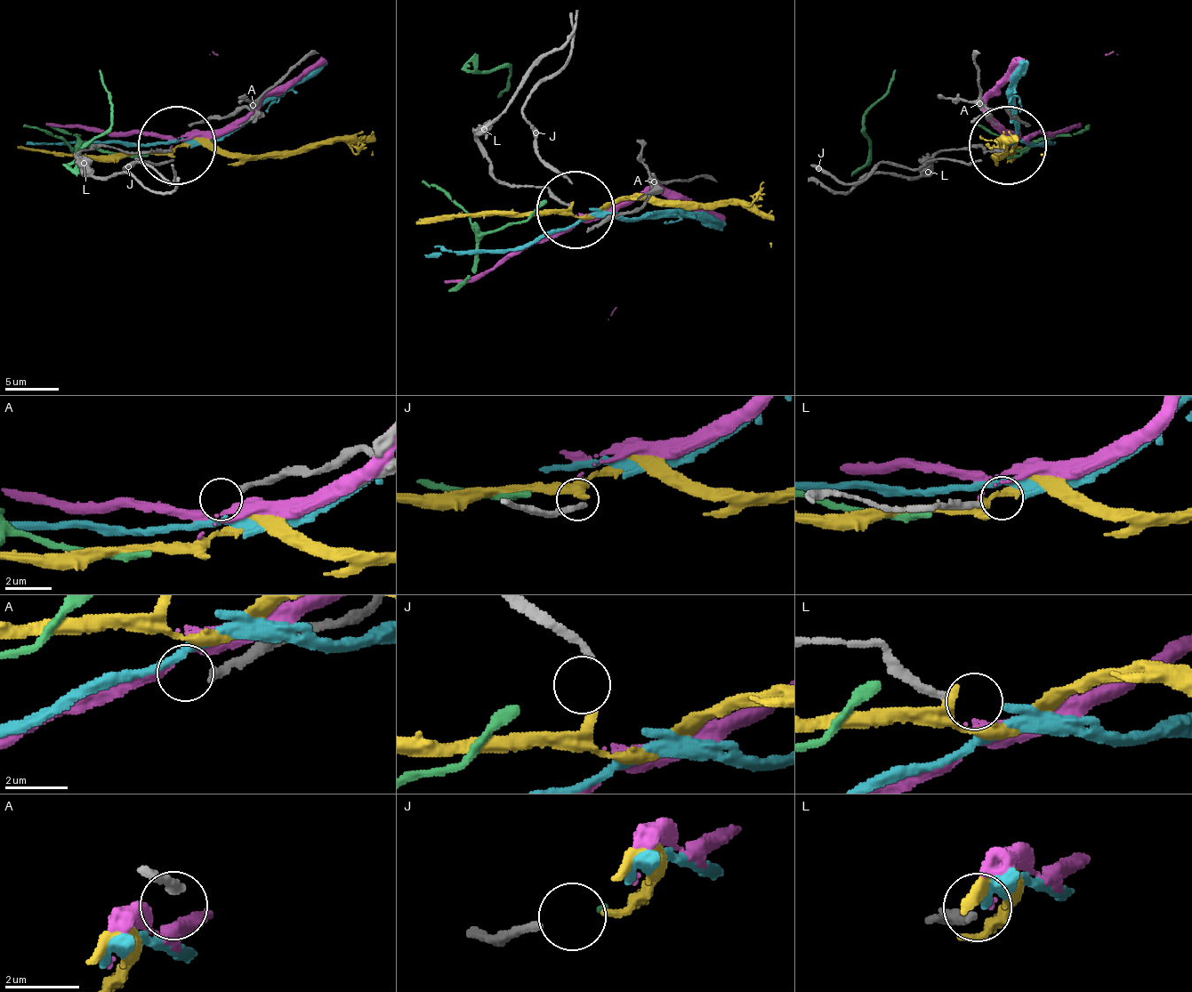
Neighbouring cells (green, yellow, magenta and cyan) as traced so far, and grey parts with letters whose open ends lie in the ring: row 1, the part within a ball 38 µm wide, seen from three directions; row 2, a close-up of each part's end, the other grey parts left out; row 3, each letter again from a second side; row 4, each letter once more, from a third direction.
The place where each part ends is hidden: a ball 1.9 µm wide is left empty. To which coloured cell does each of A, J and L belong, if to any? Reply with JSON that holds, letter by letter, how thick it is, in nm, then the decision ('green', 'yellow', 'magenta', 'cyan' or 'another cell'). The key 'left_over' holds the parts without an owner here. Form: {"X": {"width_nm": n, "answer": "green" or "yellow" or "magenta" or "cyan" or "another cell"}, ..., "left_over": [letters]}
{"A": {"width_nm": 240, "answer": "another cell"}, "J": {"width_nm": 220, "answer": "yellow"}, "L": {"width_nm": 260, "answer": "cyan"}, "left_over": ["A"]}

